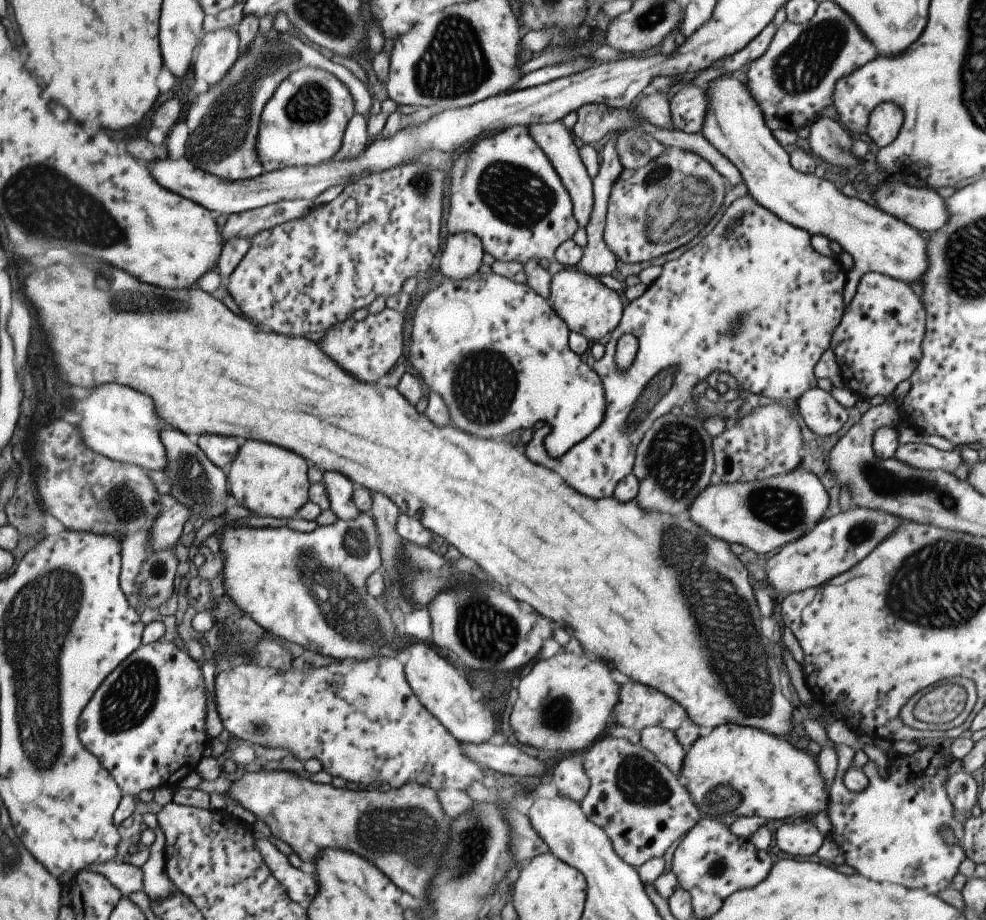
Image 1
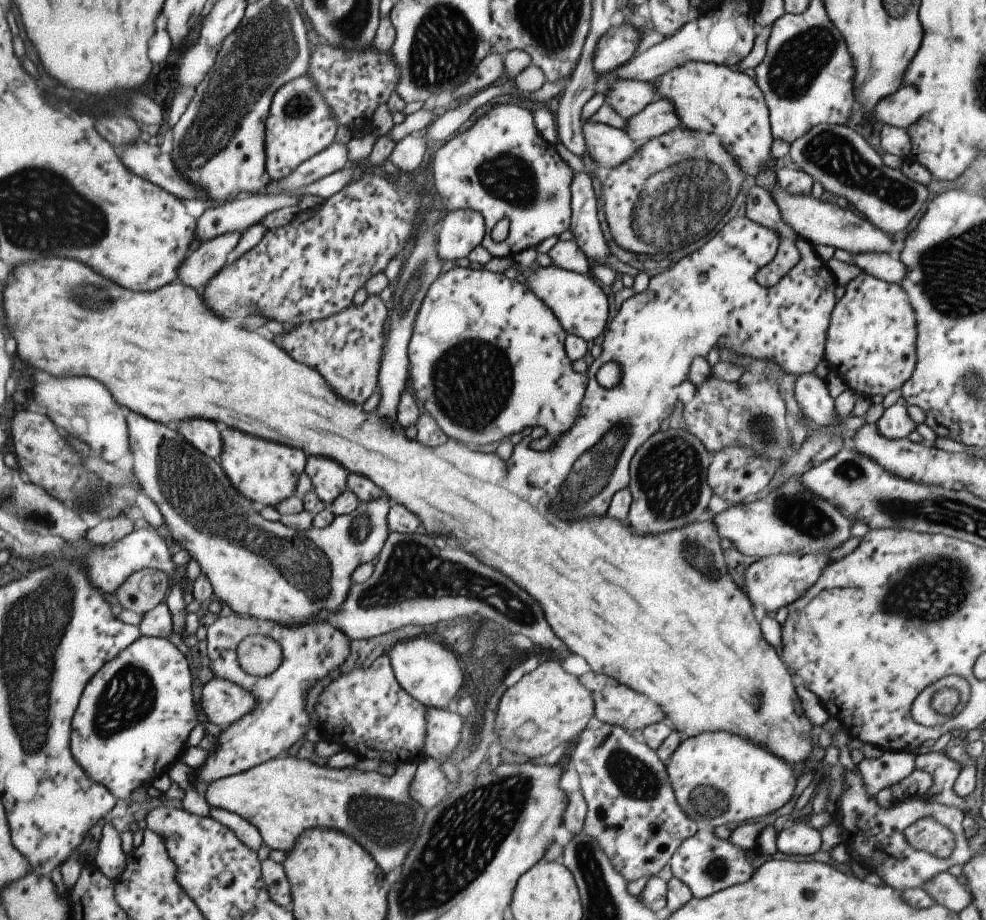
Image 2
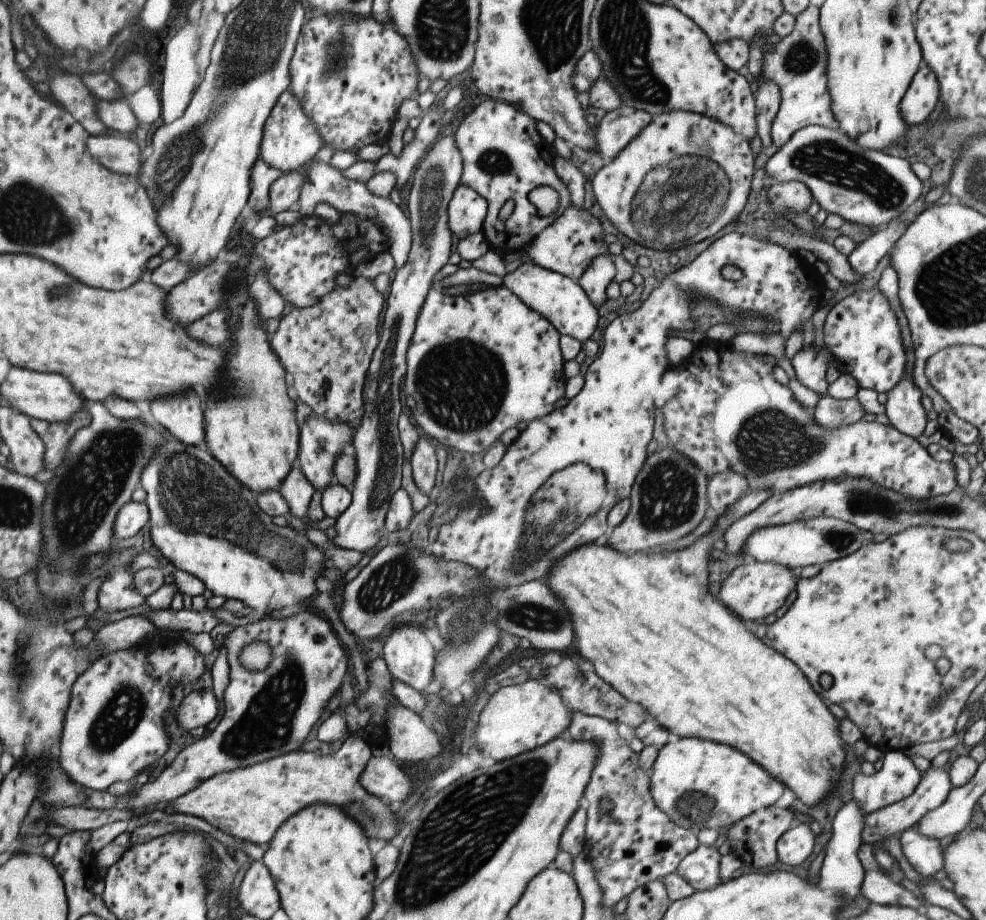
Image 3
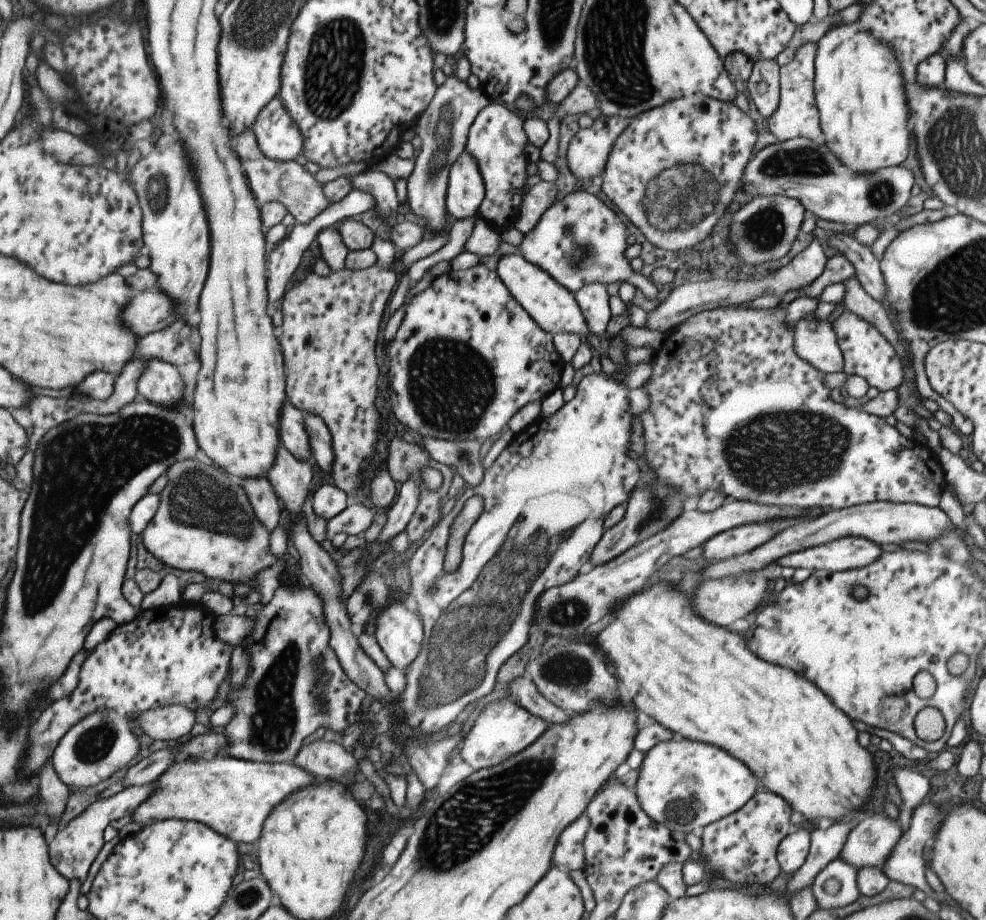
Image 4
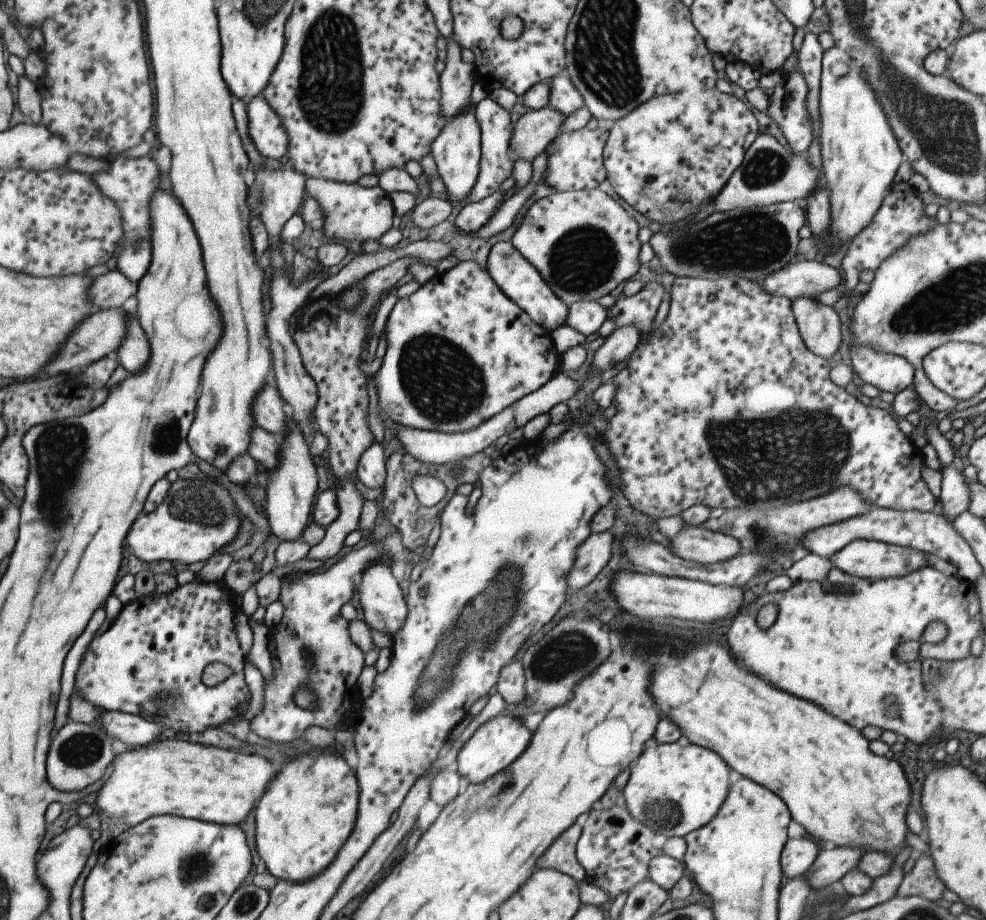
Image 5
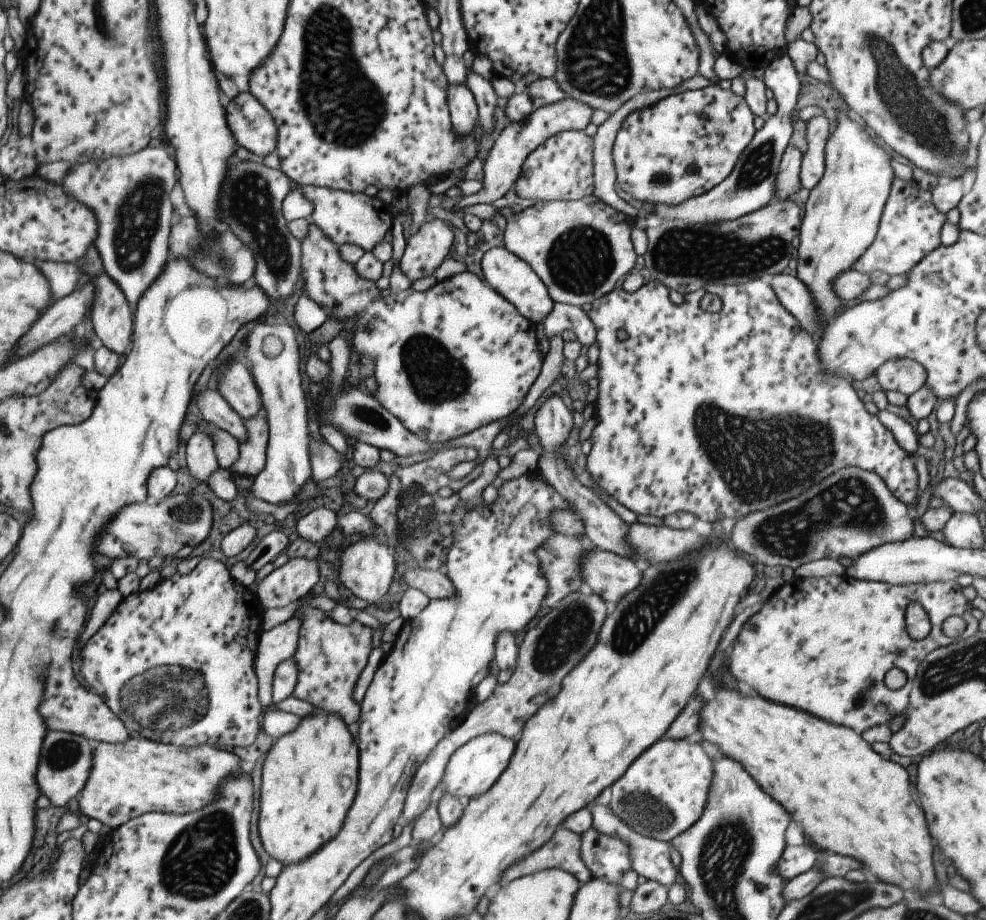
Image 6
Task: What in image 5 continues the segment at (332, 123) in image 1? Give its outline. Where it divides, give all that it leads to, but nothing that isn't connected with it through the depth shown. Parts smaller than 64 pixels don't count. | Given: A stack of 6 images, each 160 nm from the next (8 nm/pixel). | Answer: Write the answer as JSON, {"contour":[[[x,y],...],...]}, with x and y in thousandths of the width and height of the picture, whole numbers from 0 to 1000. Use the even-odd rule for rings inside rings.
{"contour":[[[265,102],[254,107],[248,113],[252,151],[267,173],[285,172],[290,167],[292,150],[282,126]]]}

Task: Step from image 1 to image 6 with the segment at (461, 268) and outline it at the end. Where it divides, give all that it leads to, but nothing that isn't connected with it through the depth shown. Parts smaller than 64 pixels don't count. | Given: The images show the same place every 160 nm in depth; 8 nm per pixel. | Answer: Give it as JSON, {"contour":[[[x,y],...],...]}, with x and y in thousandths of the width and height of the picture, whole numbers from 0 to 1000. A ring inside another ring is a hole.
{"contour":[[[470,91],[454,92],[452,112],[458,140],[465,149],[479,145],[480,133],[485,127],[483,111],[478,99]]]}

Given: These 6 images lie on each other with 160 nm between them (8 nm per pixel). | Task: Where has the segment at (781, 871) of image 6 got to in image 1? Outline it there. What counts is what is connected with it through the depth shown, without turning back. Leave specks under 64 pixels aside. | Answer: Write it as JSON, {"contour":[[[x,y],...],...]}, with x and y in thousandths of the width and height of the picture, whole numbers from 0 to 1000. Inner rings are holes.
{"contour":[[[824,893],[794,895],[786,904],[786,915],[792,926],[803,930],[823,930],[833,917],[835,909]]]}

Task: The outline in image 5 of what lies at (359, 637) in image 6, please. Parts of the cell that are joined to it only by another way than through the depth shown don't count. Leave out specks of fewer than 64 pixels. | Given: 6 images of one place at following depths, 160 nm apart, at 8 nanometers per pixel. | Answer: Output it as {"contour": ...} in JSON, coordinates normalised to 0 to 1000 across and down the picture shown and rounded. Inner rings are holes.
{"contour":[[[378,587],[376,591],[364,596],[364,598],[349,597],[341,607],[333,610],[324,624],[305,624],[296,627],[291,634],[288,628],[284,630],[282,652],[287,659],[287,667],[283,677],[271,686],[271,707],[277,726],[277,741],[268,743],[266,773],[254,782],[254,792],[261,800],[275,805],[276,810],[285,810],[297,802],[305,802],[305,796],[315,787],[326,791],[336,791],[344,780],[360,780],[362,774],[362,735],[369,724],[369,710],[356,696],[353,688],[353,676],[345,668],[344,662],[352,655],[357,646],[358,637],[363,639],[367,620],[382,608],[389,609],[389,595]],[[303,749],[312,749],[318,757],[318,768],[308,771],[298,764],[297,755]]]}

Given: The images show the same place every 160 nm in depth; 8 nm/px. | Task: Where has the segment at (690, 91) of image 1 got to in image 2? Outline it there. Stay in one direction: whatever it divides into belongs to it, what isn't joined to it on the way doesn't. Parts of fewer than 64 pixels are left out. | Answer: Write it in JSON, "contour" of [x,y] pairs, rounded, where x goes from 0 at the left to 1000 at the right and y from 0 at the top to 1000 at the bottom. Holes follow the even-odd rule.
{"contour":[[[668,107],[656,113],[650,122],[634,129],[634,135],[636,135],[634,146],[640,148],[640,152],[650,154],[671,148],[692,137],[685,117],[674,107]]]}

